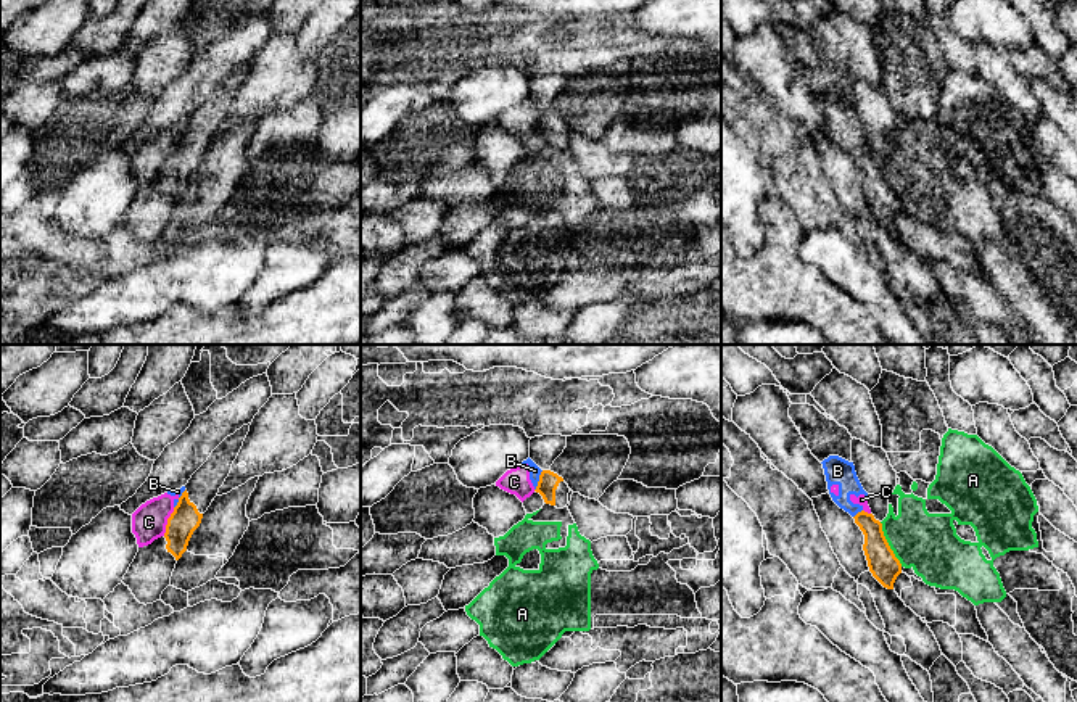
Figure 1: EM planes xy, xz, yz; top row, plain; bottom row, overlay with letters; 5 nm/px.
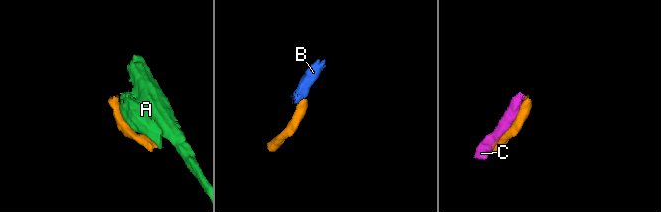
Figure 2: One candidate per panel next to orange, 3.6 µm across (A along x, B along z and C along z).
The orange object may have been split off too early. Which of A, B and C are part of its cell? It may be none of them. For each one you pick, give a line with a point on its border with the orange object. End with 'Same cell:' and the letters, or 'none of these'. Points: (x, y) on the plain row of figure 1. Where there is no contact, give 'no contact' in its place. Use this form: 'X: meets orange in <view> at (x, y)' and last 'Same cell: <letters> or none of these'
Same cell: none of these

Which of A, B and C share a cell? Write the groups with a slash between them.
A / B C

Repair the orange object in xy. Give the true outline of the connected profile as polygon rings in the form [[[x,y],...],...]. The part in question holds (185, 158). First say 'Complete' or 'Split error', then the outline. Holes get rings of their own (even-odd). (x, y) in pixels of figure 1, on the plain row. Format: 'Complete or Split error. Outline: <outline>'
Split error. Outline: [[[243,64],[233,74],[227,76],[185,124],[185,130],[167,158],[164,172],[167,180],[166,188],[175,200],[187,190],[188,180],[200,166],[203,153],[229,116],[232,103],[250,71],[250,64]]]

